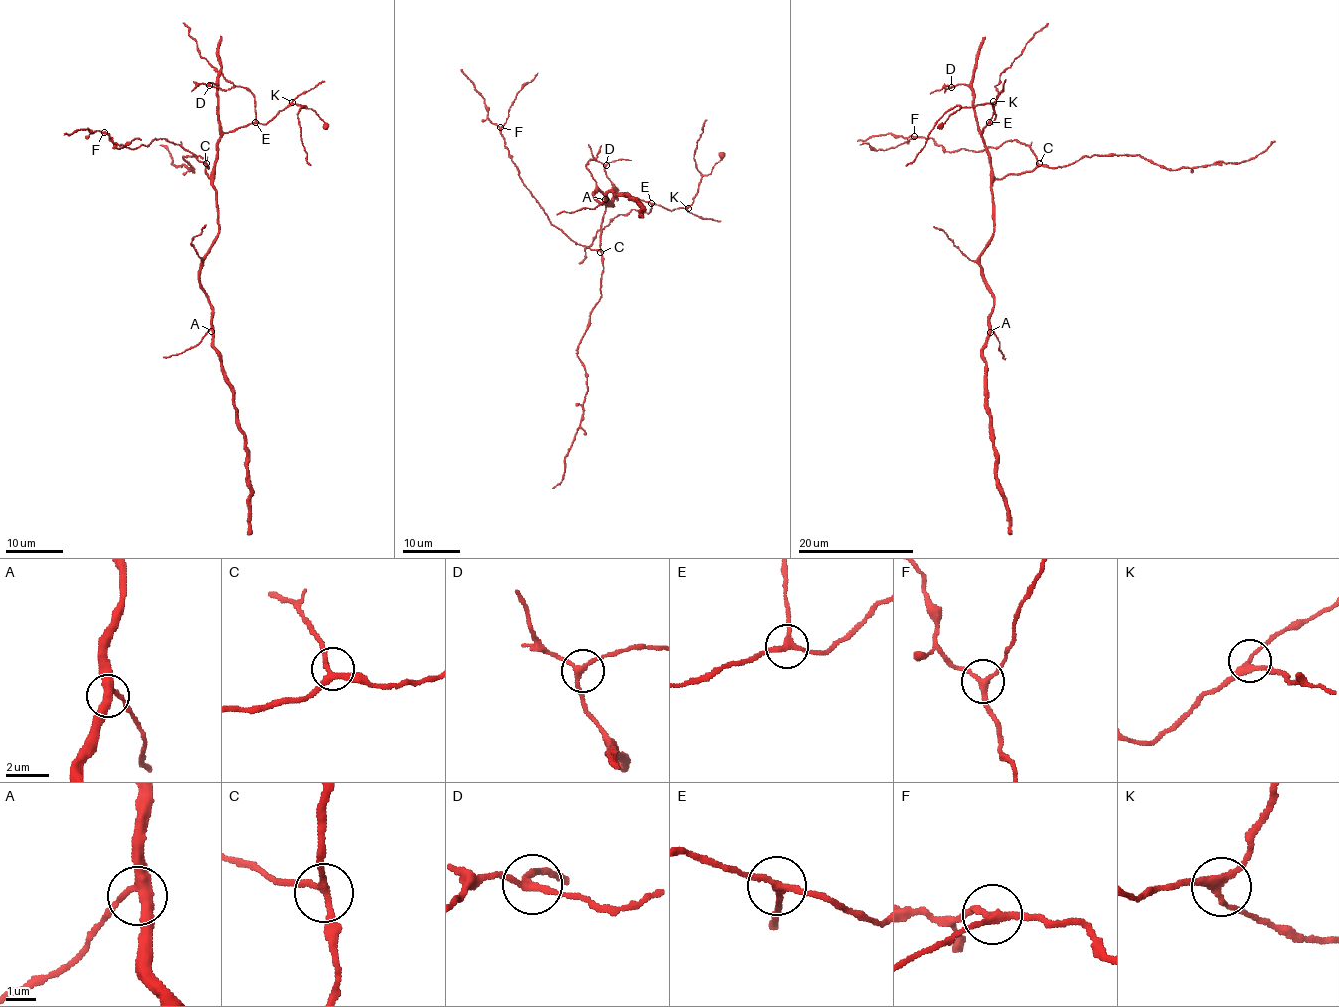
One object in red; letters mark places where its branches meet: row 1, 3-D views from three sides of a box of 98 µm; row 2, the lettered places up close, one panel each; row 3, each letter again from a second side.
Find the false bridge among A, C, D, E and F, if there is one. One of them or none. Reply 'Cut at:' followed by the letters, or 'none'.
Cut at: none

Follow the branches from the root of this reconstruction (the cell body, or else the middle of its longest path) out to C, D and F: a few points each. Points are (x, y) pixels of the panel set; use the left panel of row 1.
C: (218, 210), (217, 190), (206, 173), (206, 163)
D: (218, 210), (217, 190), (212, 184), (212, 166), (220, 140), (218, 88), (212, 82), (209, 85)
F: (218, 210), (217, 190), (206, 166), (191, 153), (164, 138), (133, 149), (117, 148), (104, 132)

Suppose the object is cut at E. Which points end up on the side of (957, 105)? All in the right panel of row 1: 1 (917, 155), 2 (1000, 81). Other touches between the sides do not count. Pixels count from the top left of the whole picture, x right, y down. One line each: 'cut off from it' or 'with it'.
1: with it
2: with it

